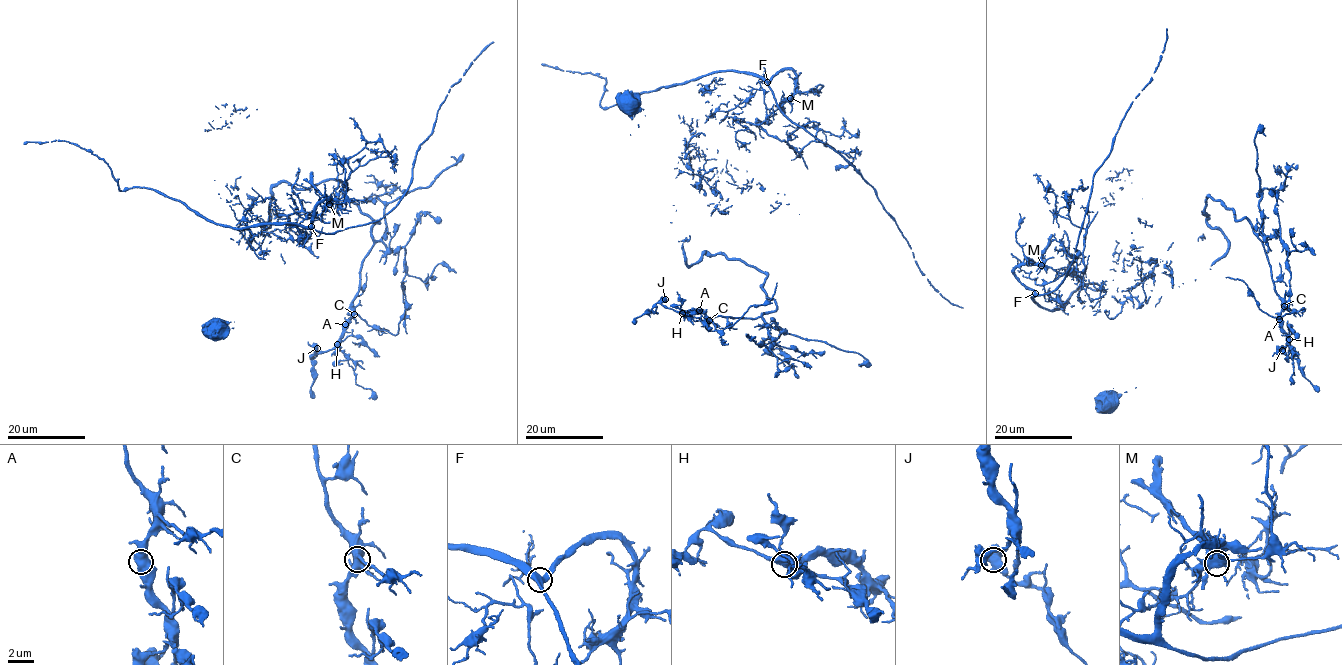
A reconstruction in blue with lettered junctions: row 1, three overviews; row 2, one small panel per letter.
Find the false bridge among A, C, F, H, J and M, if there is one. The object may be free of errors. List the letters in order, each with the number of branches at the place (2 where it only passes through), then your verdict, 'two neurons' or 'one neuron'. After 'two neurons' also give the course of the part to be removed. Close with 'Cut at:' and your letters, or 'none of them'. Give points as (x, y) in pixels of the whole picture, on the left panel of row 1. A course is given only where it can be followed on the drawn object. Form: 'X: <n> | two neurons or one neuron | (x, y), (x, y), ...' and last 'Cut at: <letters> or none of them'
A: 3 | one neuron
C: 4 | one neuron
F: 3 | one neuron
H: 3 | one neuron
J: 3 | one neuron
M: 4 | two neurons | (329, 204), (322, 201), (312, 217), (313, 227), (324, 233), (375, 221), (396, 206), (438, 108), (493, 42)
Cut at: M

